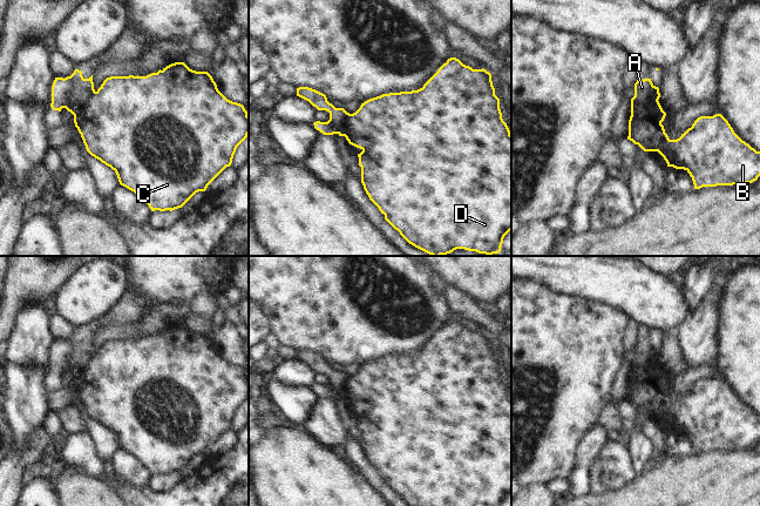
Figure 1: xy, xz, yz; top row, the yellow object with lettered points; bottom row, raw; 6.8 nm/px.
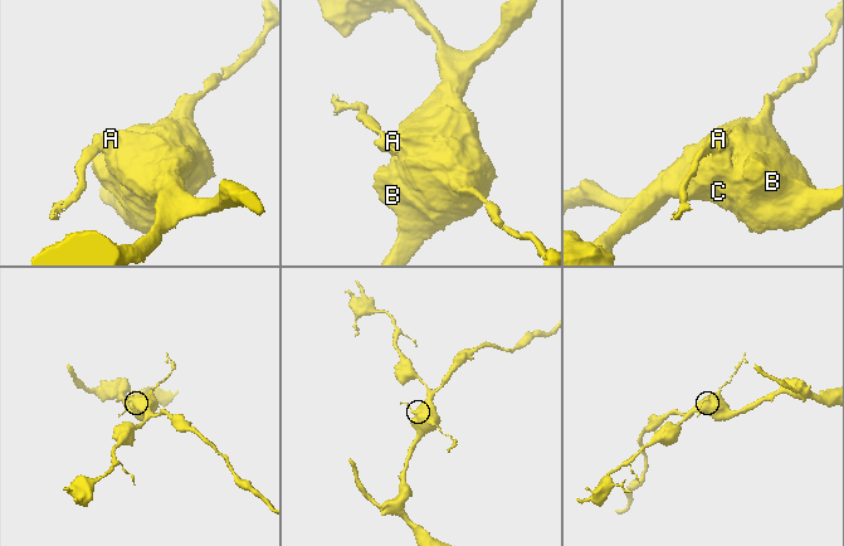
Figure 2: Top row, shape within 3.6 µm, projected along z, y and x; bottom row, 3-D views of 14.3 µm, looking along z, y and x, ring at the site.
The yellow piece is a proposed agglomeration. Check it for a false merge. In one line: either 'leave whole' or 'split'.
split

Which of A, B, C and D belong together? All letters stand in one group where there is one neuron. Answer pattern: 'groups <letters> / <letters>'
groups A / B C D

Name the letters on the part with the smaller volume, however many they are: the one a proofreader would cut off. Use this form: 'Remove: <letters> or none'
Remove: A

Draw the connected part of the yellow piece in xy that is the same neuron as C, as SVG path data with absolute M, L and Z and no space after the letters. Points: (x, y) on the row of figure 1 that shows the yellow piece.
M175 62L157 73L147 76L110 76L107 77L97 92L91 96L86 106L86 110L74 116L74 123L77 128L87 151L110 167L117 175L121 185L134 191L144 201L151 211L175 210L182 208L196 193L205 191L208 185L232 163L237 147L249 135L249 115L244 106L228 100L217 88L216 82L208 72L196 72L190 69L184 62Z

